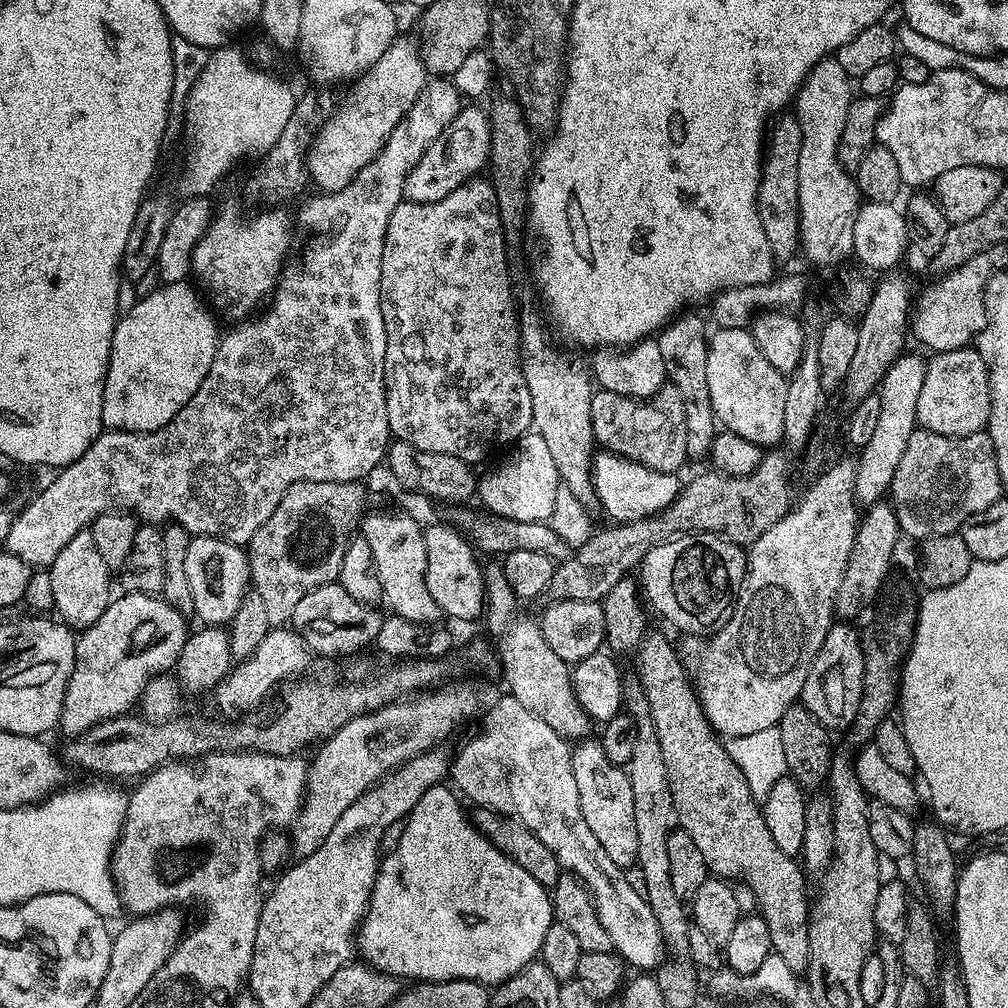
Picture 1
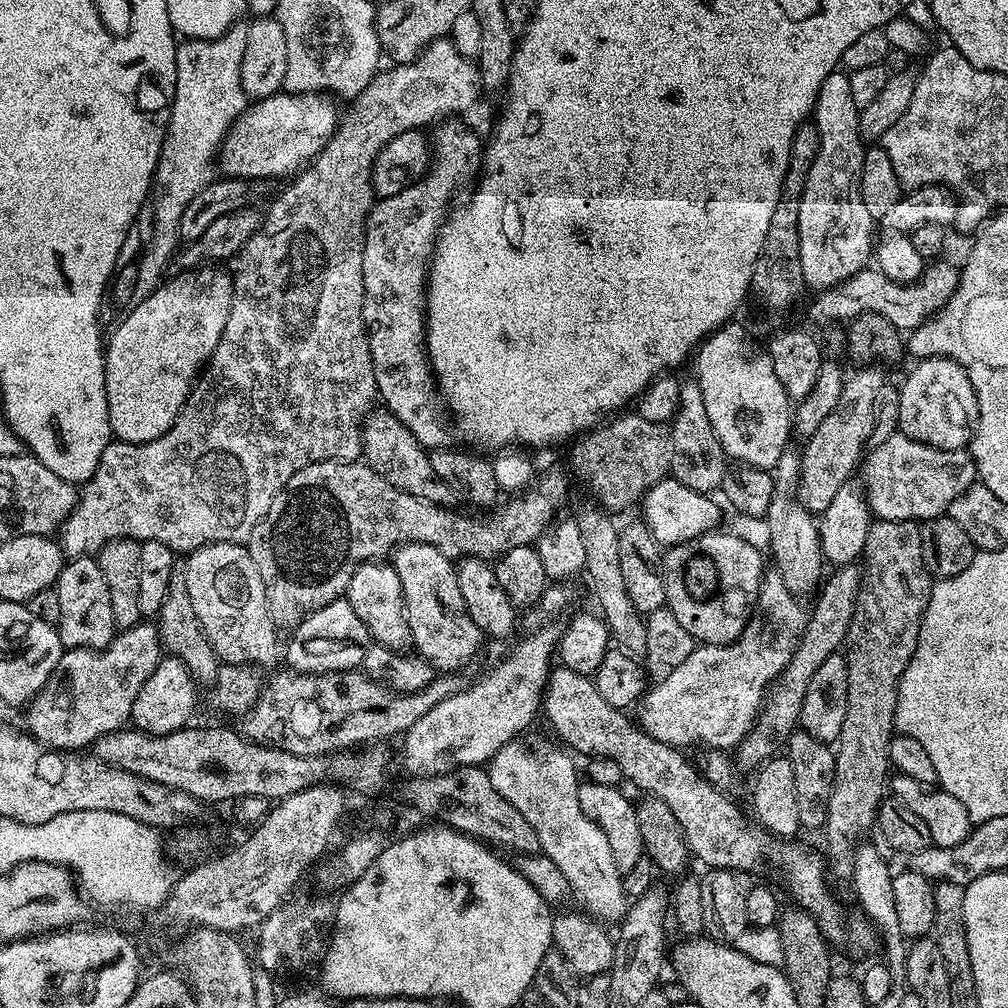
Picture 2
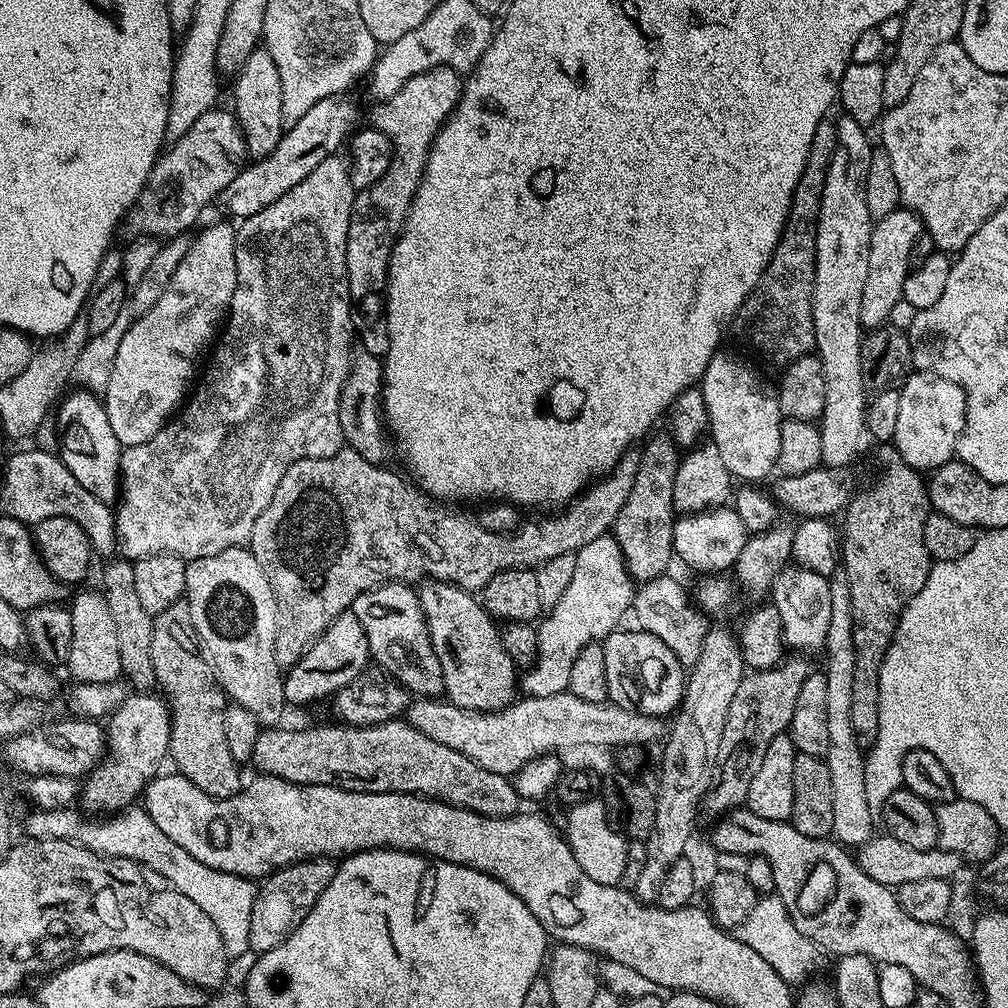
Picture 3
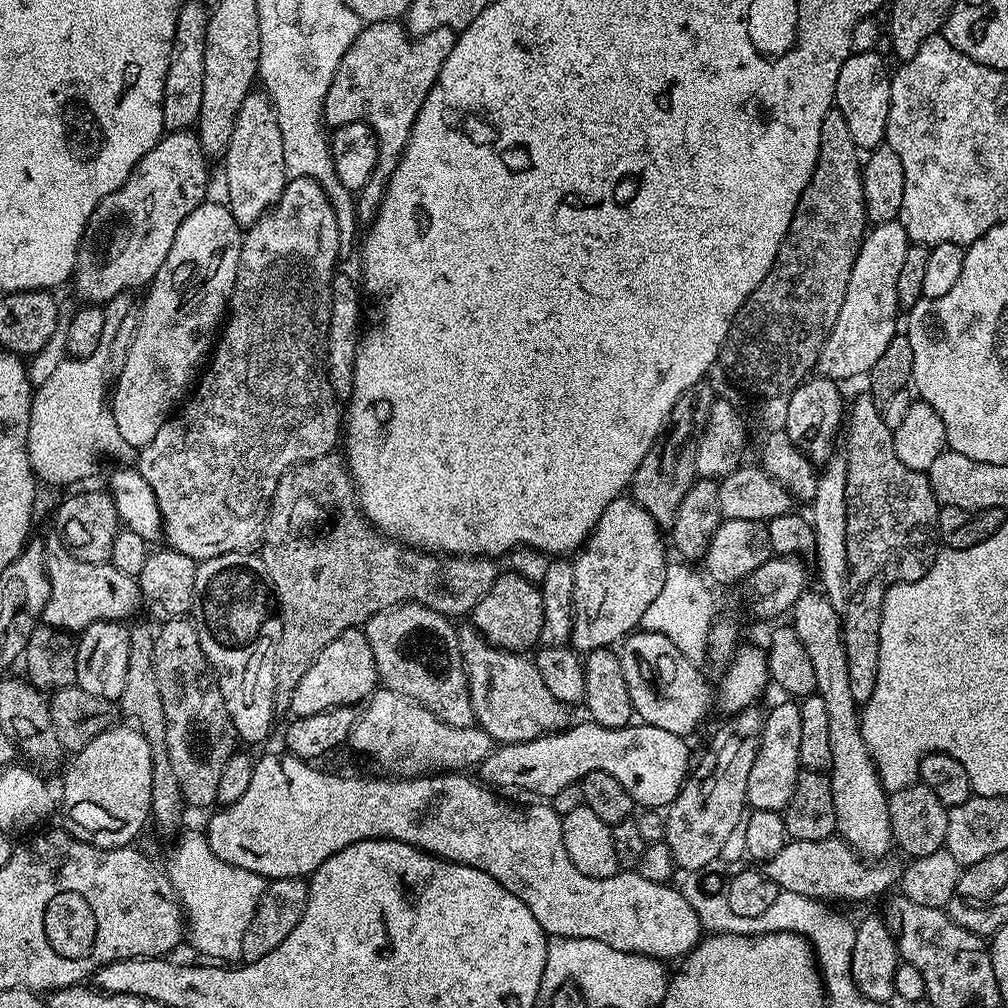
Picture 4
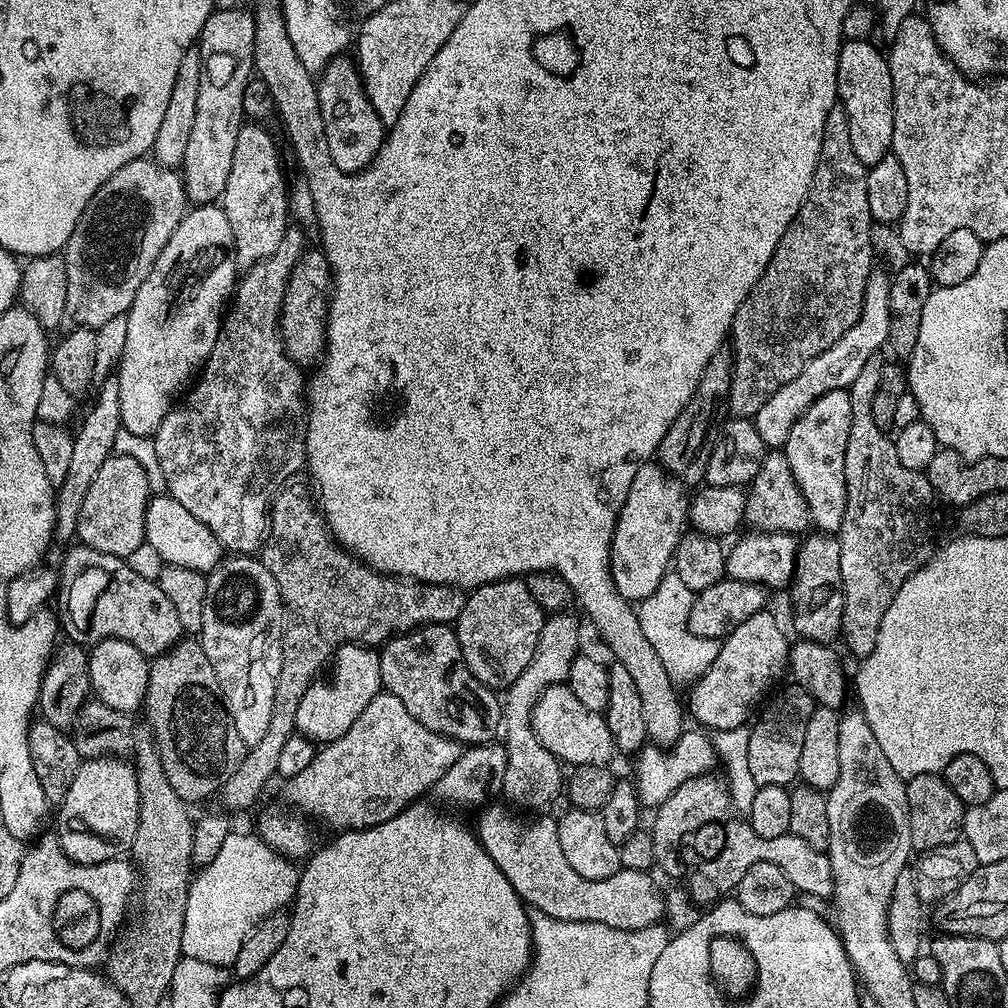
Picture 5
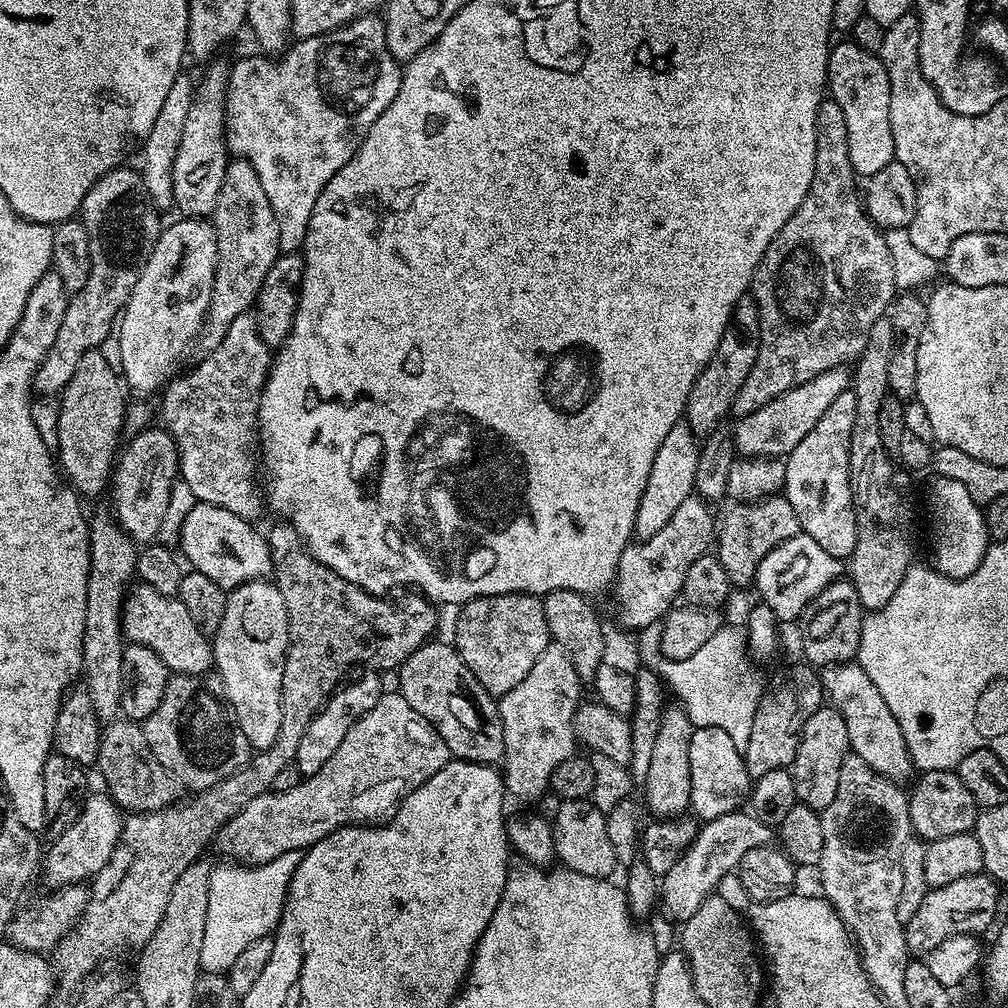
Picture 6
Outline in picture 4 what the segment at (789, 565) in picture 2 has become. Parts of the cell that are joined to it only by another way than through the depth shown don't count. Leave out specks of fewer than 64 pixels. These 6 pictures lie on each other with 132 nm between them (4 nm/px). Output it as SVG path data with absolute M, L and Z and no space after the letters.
M806 590L798 602L794 602L790 626L798 634L798 642L802 642L806 658L810 658L810 666L814 666L815 695L826 702L830 718L830 779L836 811L836 832L861 856L884 858L894 848L888 809L889 793L884 791L876 764L860 733L861 709L850 690L850 666L846 658L841 613L827 596L816 592Z

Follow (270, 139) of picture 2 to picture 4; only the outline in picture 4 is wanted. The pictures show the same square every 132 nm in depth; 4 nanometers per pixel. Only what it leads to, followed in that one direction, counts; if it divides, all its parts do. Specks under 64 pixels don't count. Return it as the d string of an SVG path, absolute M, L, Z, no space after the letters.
M195 131L168 132L160 137L160 141L148 151L134 166L130 178L118 186L90 214L86 230L76 247L76 270L74 285L81 301L92 306L104 306L118 294L131 293L134 288L143 289L151 284L158 274L162 262L166 262L166 254L170 254L170 246L174 246L174 234L178 234L178 226L200 204L205 203L208 192L209 157L204 155L200 139Z

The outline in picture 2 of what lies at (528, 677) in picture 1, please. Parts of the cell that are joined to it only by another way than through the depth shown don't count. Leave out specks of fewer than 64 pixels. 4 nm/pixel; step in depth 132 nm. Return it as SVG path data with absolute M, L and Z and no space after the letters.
M563 666L553 667L548 673L548 684L542 697L542 716L548 719L557 738L569 744L564 746L573 753L581 752L584 758L601 756L618 762L629 785L632 783L634 787L641 788L641 793L657 796L666 802L666 806L674 810L678 826L682 826L689 853L695 859L697 856L704 866L727 868L740 874L758 867L772 852L773 841L769 833L747 815L744 817L739 806L727 796L729 793L711 784L701 769L697 765L695 768L684 757L687 755L681 749L650 738L624 715L621 709L612 705L612 701L598 694L589 677Z

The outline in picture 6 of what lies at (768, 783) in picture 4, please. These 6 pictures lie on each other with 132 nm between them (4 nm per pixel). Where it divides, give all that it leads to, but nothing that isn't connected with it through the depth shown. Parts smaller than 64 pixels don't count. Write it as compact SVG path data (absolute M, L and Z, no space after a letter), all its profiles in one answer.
M799 663L782 669L773 680L767 681L762 698L758 702L758 710L754 710L754 726L750 729L750 742L743 752L746 770L752 778L770 774L770 770L791 766L798 754L802 730L806 726L806 722L810 722L810 714L817 712L825 703L826 697L821 673L807 663Z

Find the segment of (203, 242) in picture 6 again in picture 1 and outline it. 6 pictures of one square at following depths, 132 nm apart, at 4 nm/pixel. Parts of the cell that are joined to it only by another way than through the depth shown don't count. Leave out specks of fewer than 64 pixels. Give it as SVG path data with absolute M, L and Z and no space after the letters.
M188 282L164 284L126 312L117 319L112 335L102 402L104 428L153 432L172 421L202 386L216 353L217 317Z

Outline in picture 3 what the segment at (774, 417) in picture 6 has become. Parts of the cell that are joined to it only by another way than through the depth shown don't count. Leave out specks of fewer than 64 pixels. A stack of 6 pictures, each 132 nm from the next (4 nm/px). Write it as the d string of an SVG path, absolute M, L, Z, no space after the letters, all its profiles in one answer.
M903 206L895 208L893 212L873 223L870 238L870 266L866 270L866 286L862 290L862 314L860 315L861 325L865 329L871 330L887 325L889 323L888 315L896 307L901 307L904 299L904 279L910 271L910 248L913 246L914 240L924 233L924 224L921 222L920 216Z

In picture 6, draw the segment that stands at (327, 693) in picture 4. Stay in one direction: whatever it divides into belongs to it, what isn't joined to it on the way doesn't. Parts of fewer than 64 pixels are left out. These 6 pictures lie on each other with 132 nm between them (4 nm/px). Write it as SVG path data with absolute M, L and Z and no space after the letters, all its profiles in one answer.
M368 670L365 673L365 676L360 676L357 680L349 679L343 687L333 692L327 702L314 714L310 726L306 726L306 734L302 734L295 762L301 777L318 774L318 770L322 770L322 766L326 766L328 759L334 755L334 750L338 750L342 738L346 738L346 730L350 730L350 726L354 726L354 722L358 722L362 714L374 710L381 696L385 695L386 687L384 688L383 682L380 681L381 673L376 670Z

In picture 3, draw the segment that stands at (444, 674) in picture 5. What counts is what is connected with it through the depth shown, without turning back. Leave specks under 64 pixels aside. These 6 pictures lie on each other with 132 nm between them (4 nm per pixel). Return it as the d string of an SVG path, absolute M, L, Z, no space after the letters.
M404 582L379 584L354 598L350 611L366 630L369 657L379 671L388 673L416 698L436 698L444 691L442 666L426 626L424 611L415 587Z

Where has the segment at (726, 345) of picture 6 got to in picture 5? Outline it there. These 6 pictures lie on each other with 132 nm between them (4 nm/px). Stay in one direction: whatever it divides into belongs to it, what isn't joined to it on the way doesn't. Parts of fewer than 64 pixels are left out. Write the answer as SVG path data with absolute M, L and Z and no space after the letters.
M727 347L719 348L706 362L706 370L702 370L698 386L694 386L694 394L690 394L690 402L682 406L682 414L674 418L670 430L666 430L666 438L662 438L658 449L658 463L664 471L676 477L685 486L700 486L705 483L706 466L710 462L712 447L720 437L720 427L729 415L728 399L730 398L730 382L732 381L733 355Z

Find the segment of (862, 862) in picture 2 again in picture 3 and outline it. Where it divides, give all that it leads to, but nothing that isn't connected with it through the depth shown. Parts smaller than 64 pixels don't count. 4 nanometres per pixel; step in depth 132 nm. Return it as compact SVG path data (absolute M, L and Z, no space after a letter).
M842 570L833 572L830 577L830 630L823 649L828 654L828 669L823 669L822 675L826 682L826 727L830 737L826 759L834 790L832 836L845 846L859 846L872 839L874 817L870 814L870 802L866 802L866 752L863 747L860 749L862 740L856 735L850 718L850 705L854 698L854 614L848 578Z

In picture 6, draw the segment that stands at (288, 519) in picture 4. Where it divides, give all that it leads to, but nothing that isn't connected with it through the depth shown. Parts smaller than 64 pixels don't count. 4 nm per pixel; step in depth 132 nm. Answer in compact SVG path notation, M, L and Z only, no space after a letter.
M290 522L276 523L280 524L274 525L266 532L272 559L270 576L276 589L282 594L282 602L288 615L288 650L284 653L282 670L282 722L278 729L278 738L274 738L274 746L257 751L237 772L193 795L196 796L193 800L177 802L166 809L134 812L123 817L120 841L114 846L114 854L110 854L106 866L102 866L102 870L98 870L98 874L90 881L84 913L50 953L50 963L61 989L72 988L80 983L83 985L84 976L91 977L99 964L104 964L131 948L143 948L144 943L154 934L158 922L162 922L166 914L166 902L170 902L170 890L174 890L174 882L178 882L182 870L186 870L186 866L205 855L208 843L211 840L213 843L219 837L222 826L230 822L230 818L234 818L234 814L238 814L242 806L272 791L276 775L284 767L295 764L302 734L306 734L306 726L310 726L314 714L349 675L348 668L354 667L355 664L368 664L364 666L372 670L399 669L407 656L414 654L414 650L433 639L437 609L429 601L415 598L416 600L410 601L409 604L391 604L390 601L384 600L388 598L383 595L354 586L354 582L346 582L346 578L334 574L334 570L330 570L322 562L318 562L318 558L309 554L303 538Z

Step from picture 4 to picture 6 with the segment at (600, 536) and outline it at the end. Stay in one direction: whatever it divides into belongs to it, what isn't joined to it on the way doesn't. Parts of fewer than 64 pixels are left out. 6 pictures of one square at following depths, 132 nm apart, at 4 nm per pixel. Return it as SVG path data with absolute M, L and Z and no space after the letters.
M688 423L675 424L670 434L666 434L662 446L658 446L658 454L654 454L650 478L646 478L646 490L642 490L642 498L638 502L634 532L640 540L648 540L654 534L658 534L658 530L666 526L674 510L678 510L678 506L682 506L682 502L686 502L686 498L693 495L699 457L700 444Z

